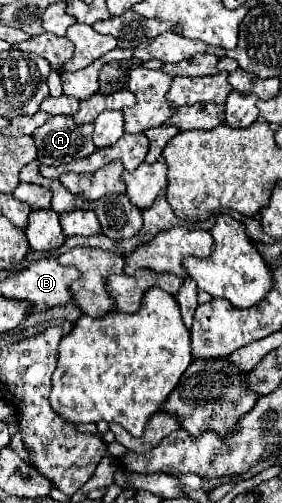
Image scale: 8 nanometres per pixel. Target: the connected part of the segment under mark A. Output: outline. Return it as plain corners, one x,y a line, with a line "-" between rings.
68,115
50,117
32,137
42,165
64,165
96,151
92,143
92,125
76,125

